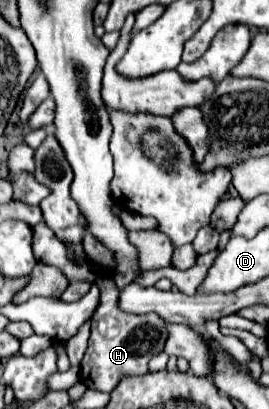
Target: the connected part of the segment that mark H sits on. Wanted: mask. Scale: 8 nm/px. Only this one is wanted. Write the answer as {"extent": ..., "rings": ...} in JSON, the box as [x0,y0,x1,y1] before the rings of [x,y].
{"extent":[81,276,167,392],"rings":[[[101,276],[95,280],[95,284],[101,290],[101,302],[99,308],[95,310],[93,318],[91,318],[91,336],[89,336],[89,344],[85,350],[85,356],[81,360],[81,382],[91,388],[91,390],[99,390],[99,392],[111,392],[119,380],[127,378],[127,376],[143,376],[147,372],[147,362],[157,356],[159,352],[163,352],[163,344],[167,342],[167,322],[159,316],[155,316],[155,312],[147,312],[147,314],[129,314],[123,312],[119,308],[119,288],[115,286],[111,276]]]}

